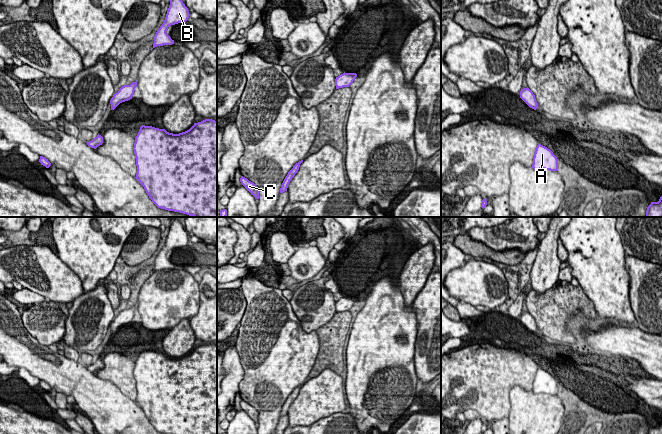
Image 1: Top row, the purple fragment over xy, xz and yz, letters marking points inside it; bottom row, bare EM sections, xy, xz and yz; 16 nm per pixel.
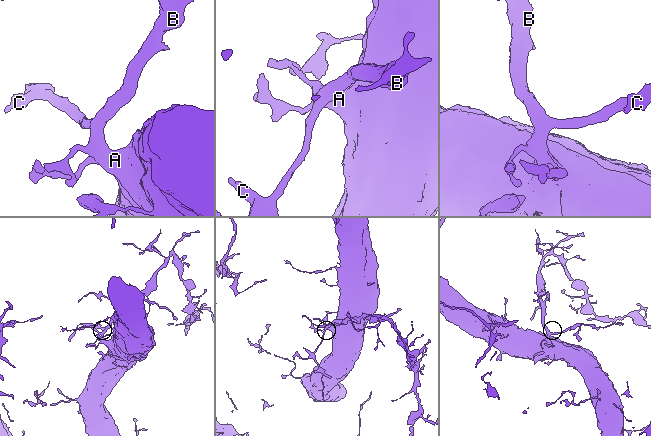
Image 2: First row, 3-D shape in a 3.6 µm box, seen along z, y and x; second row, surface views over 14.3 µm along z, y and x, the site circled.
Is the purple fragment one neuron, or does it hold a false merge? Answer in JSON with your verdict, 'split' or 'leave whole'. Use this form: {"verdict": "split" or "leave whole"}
{"verdict": "leave whole"}

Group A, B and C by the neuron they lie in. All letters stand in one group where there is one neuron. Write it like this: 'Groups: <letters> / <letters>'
Groups: A B C

